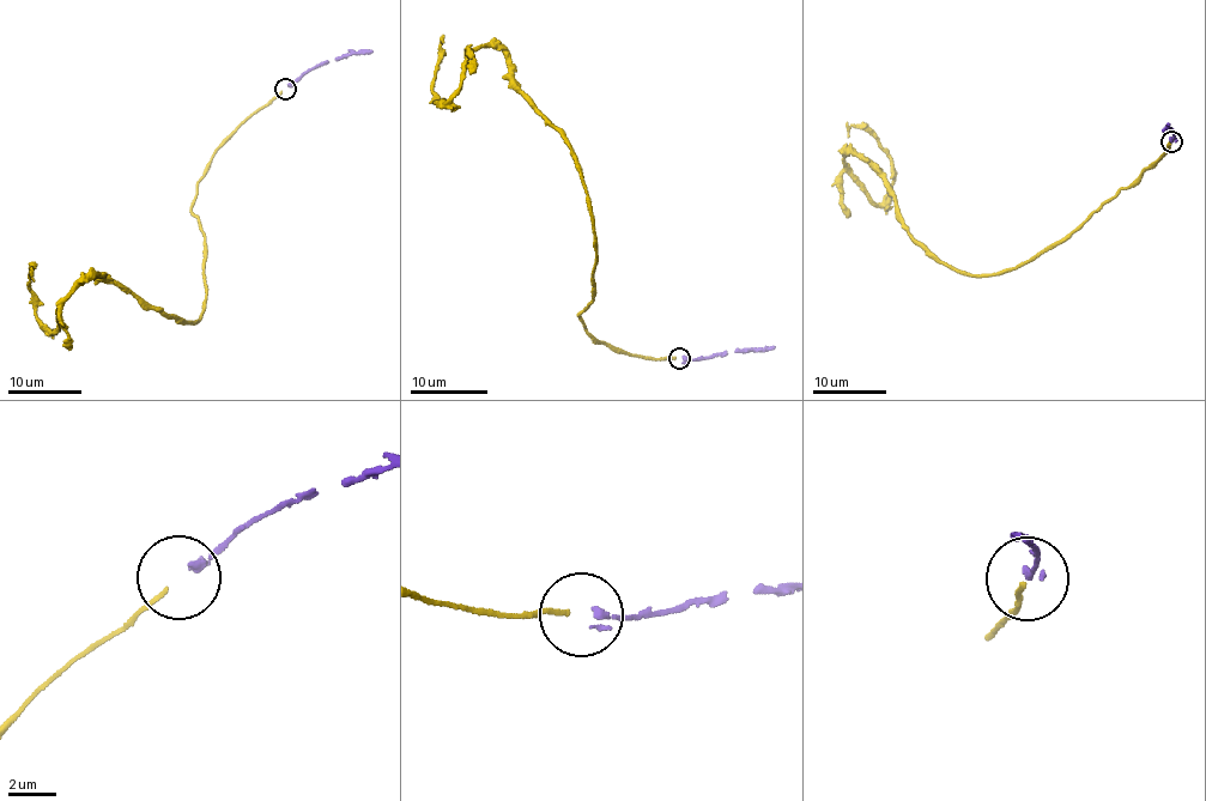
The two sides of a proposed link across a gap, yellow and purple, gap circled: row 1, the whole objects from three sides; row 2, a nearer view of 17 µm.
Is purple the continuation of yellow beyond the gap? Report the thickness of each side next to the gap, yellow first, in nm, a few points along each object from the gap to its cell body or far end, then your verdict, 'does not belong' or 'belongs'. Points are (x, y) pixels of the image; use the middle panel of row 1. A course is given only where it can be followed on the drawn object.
calibres 200 and 320 nm; course yellow (676, 358), (624, 353), (585, 328), (594, 237), (570, 147), (490, 46), (434, 102), (443, 43); course purple (684, 358), (774, 346); belongs

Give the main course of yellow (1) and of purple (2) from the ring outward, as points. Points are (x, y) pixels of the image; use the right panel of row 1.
1: (1170, 141), (1028, 261), (969, 274), (844, 156), (868, 199), (894, 164), (849, 137)
2: (1171, 141), (1173, 133), (1169, 127), (1163, 129)

